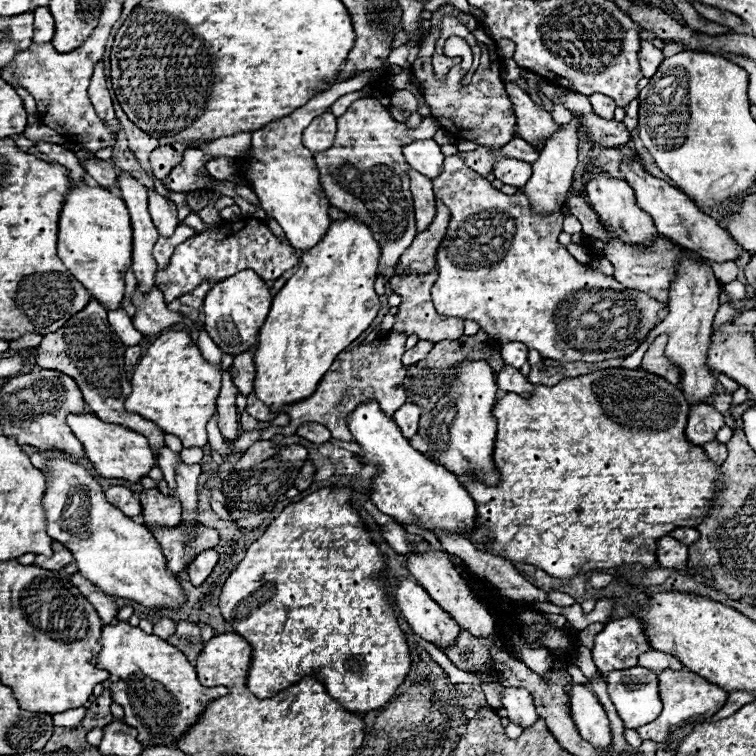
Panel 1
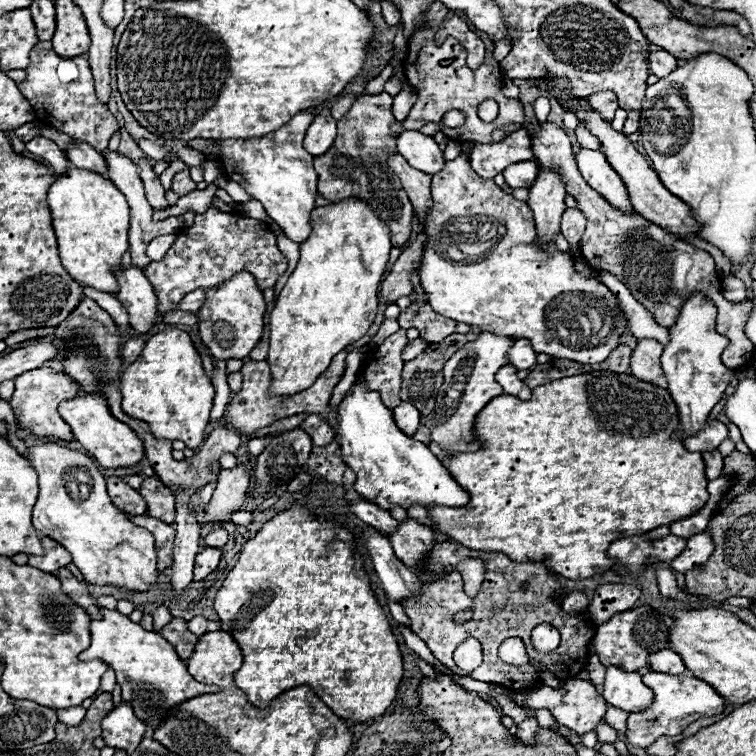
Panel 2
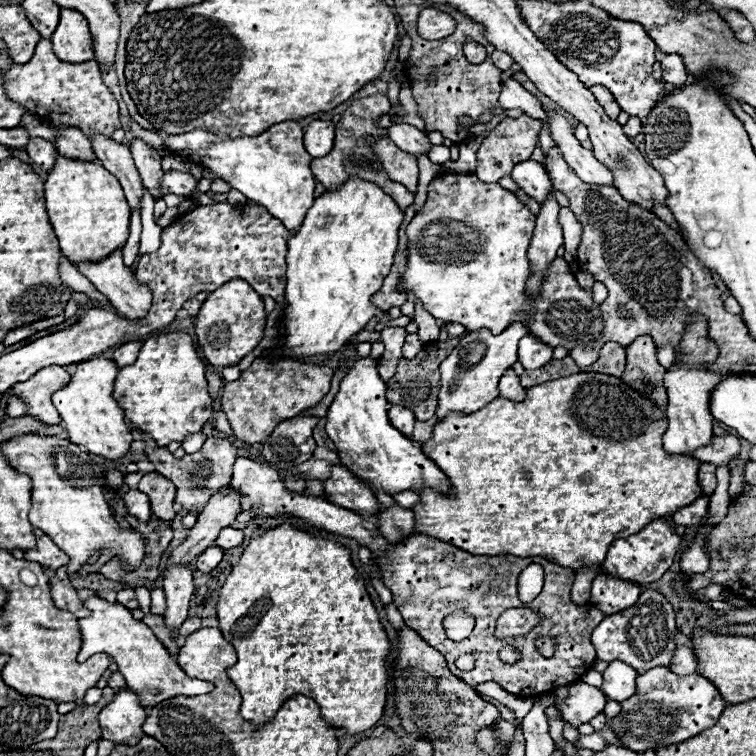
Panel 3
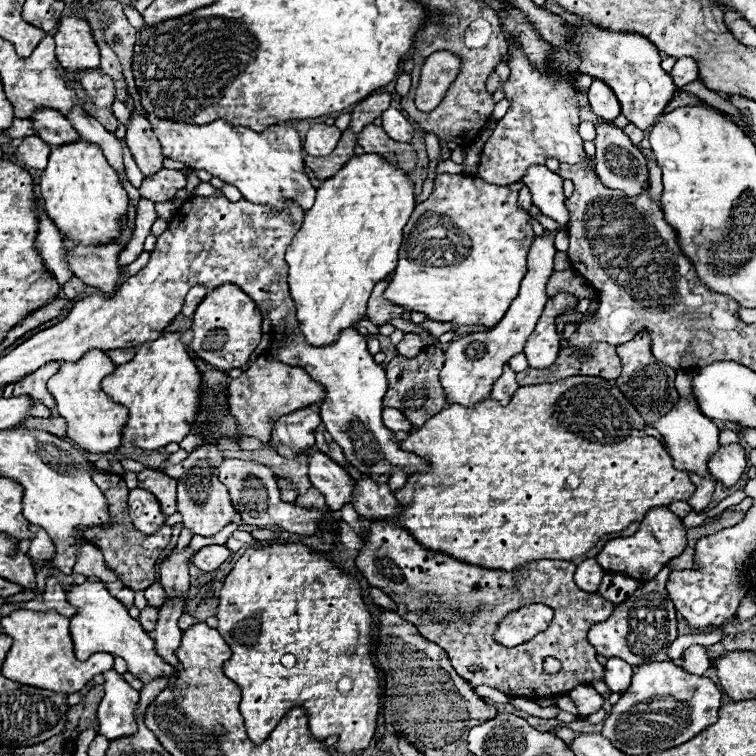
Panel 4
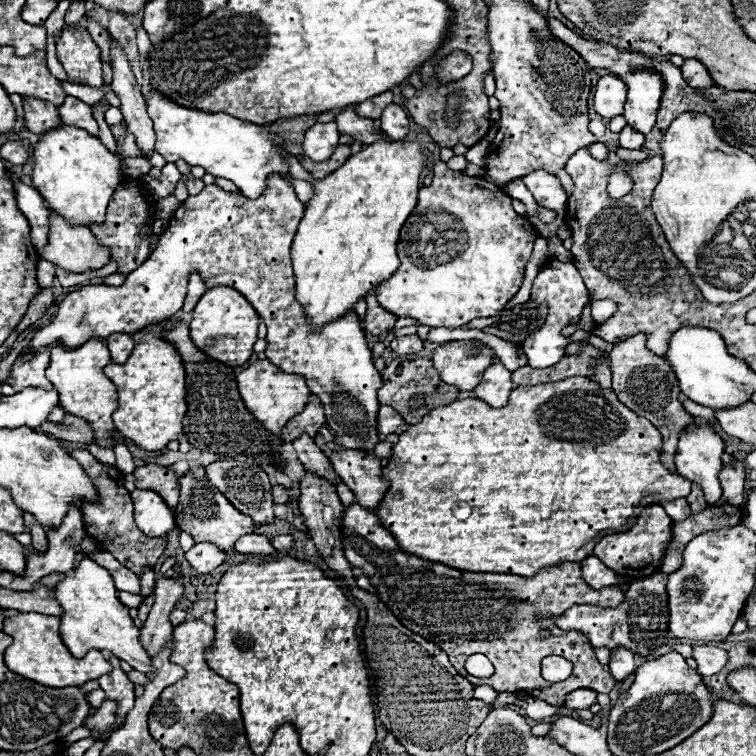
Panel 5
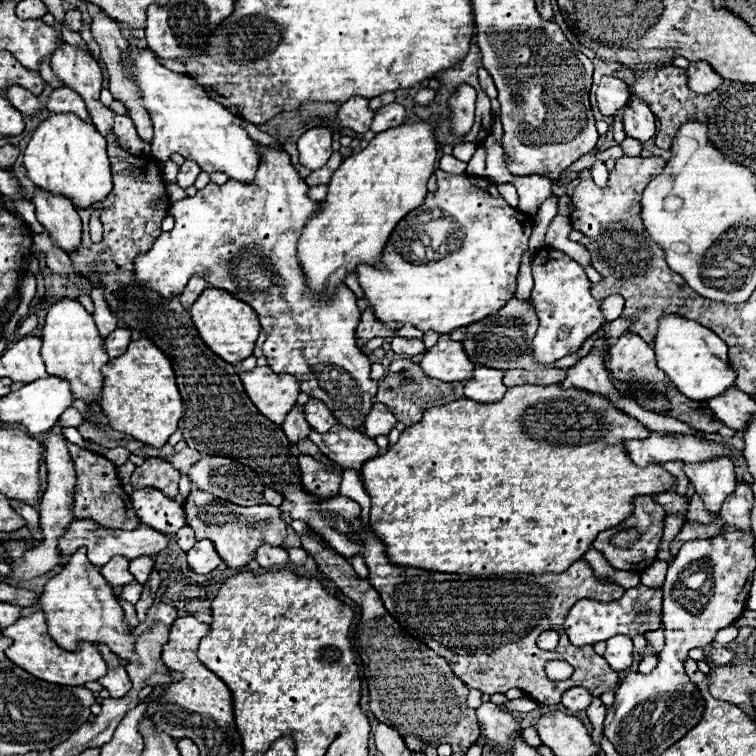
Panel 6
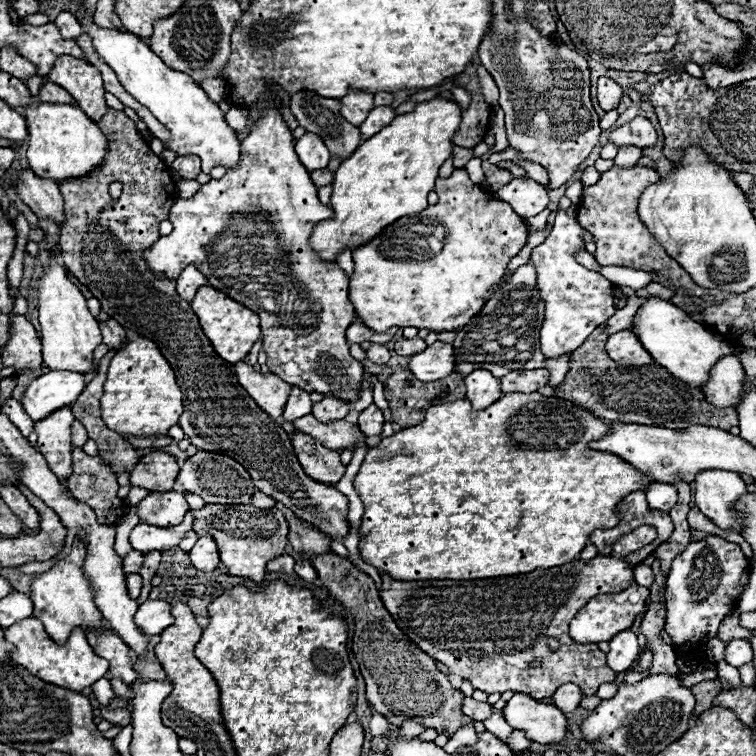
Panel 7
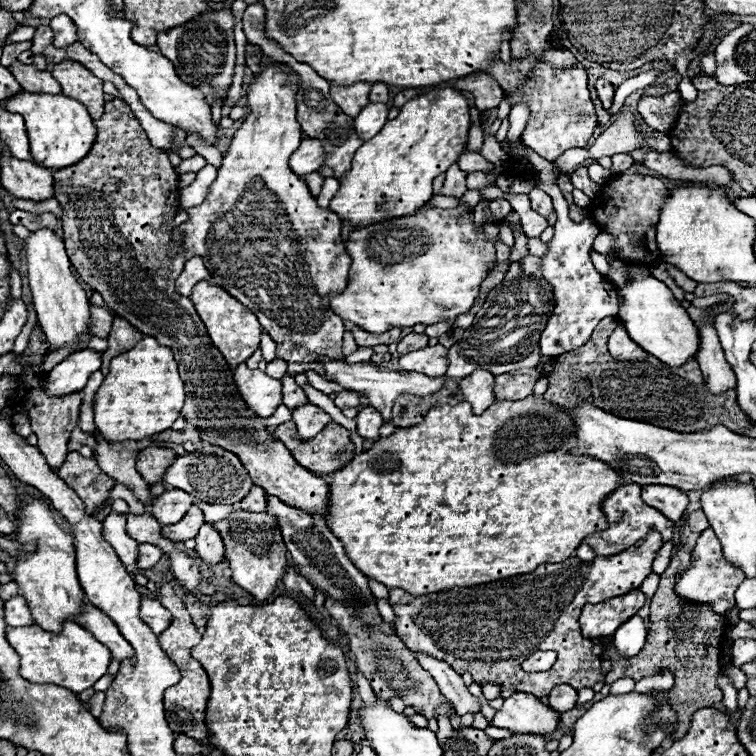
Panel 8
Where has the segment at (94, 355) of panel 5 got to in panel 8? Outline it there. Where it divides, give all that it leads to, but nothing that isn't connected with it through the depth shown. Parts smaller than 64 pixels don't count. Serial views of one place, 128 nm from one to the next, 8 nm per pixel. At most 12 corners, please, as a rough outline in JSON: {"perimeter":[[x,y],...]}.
{"perimeter":[[52,230],[24,248],[52,350],[86,350],[90,306]]}

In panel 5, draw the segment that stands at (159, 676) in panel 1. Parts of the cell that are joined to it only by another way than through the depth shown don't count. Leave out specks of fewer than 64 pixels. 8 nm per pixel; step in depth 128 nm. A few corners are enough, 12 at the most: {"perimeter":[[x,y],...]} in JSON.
{"perimeter":[[82,558],[54,594],[74,658],[108,650],[152,672],[106,568]]}

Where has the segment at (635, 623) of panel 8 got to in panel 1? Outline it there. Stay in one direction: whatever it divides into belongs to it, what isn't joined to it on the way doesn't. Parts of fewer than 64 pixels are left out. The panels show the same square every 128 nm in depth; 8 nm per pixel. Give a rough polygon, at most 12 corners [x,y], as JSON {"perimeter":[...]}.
{"perimeter":[[634,666],[606,674],[624,728],[662,712],[658,672]]}

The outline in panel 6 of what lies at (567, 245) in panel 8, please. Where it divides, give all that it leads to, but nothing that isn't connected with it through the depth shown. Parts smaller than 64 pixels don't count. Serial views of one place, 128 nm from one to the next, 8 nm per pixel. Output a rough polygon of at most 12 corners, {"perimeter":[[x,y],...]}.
{"perimeter":[[542,248],[532,260],[540,326],[532,354],[554,364],[604,324],[582,266]]}

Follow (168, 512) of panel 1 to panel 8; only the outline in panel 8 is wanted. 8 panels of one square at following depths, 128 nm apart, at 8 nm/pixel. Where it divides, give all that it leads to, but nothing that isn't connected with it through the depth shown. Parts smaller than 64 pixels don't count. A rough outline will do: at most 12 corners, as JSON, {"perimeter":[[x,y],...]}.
{"perimeter":[[144,448],[136,468],[150,486],[162,482],[176,454],[170,448]]}

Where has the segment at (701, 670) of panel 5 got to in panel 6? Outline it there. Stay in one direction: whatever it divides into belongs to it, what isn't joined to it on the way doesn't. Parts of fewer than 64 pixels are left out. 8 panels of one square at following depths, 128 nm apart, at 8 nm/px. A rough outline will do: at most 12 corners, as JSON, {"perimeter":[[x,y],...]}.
{"perimeter":[[716,648],[708,654],[710,666],[726,666],[736,654],[728,648]]}

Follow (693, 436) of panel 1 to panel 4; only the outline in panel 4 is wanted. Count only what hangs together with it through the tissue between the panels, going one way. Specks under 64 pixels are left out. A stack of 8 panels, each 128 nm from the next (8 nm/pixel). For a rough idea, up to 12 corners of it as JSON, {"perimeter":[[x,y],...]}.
{"perimeter":[[724,444],[708,468],[724,486],[734,486],[746,468],[740,444]]}

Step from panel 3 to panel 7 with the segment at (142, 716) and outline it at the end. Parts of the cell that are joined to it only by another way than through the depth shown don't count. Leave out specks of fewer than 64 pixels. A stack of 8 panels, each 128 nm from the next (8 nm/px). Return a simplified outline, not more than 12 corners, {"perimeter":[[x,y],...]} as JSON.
{"perimeter":[[88,632],[94,652],[110,662],[108,680],[136,680],[130,648],[120,636]]}

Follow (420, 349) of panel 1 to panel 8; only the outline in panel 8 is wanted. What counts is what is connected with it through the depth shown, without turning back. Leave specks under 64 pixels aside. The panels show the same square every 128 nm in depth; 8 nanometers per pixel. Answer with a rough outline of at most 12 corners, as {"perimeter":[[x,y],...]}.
{"perimeter":[[410,332],[398,342],[400,356],[428,346],[426,334]]}

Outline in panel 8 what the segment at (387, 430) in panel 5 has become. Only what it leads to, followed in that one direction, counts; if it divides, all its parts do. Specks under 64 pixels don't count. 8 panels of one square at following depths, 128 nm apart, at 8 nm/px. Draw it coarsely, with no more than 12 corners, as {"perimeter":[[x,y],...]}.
{"perimeter":[[372,406],[356,416],[364,440],[380,436],[382,416]]}

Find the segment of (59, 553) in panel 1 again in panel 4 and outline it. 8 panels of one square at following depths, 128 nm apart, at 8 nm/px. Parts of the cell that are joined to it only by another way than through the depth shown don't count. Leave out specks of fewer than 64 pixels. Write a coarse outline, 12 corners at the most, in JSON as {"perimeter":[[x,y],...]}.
{"perimeter":[[30,526],[34,540],[28,556],[52,562],[56,548],[42,528]]}

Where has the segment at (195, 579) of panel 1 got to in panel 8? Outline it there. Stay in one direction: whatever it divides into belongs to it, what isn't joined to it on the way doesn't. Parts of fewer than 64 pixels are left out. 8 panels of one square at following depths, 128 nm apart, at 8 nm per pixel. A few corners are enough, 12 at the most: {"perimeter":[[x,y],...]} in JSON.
{"perimeter":[[204,524],[196,536],[196,556],[204,564],[224,560],[220,534]]}

